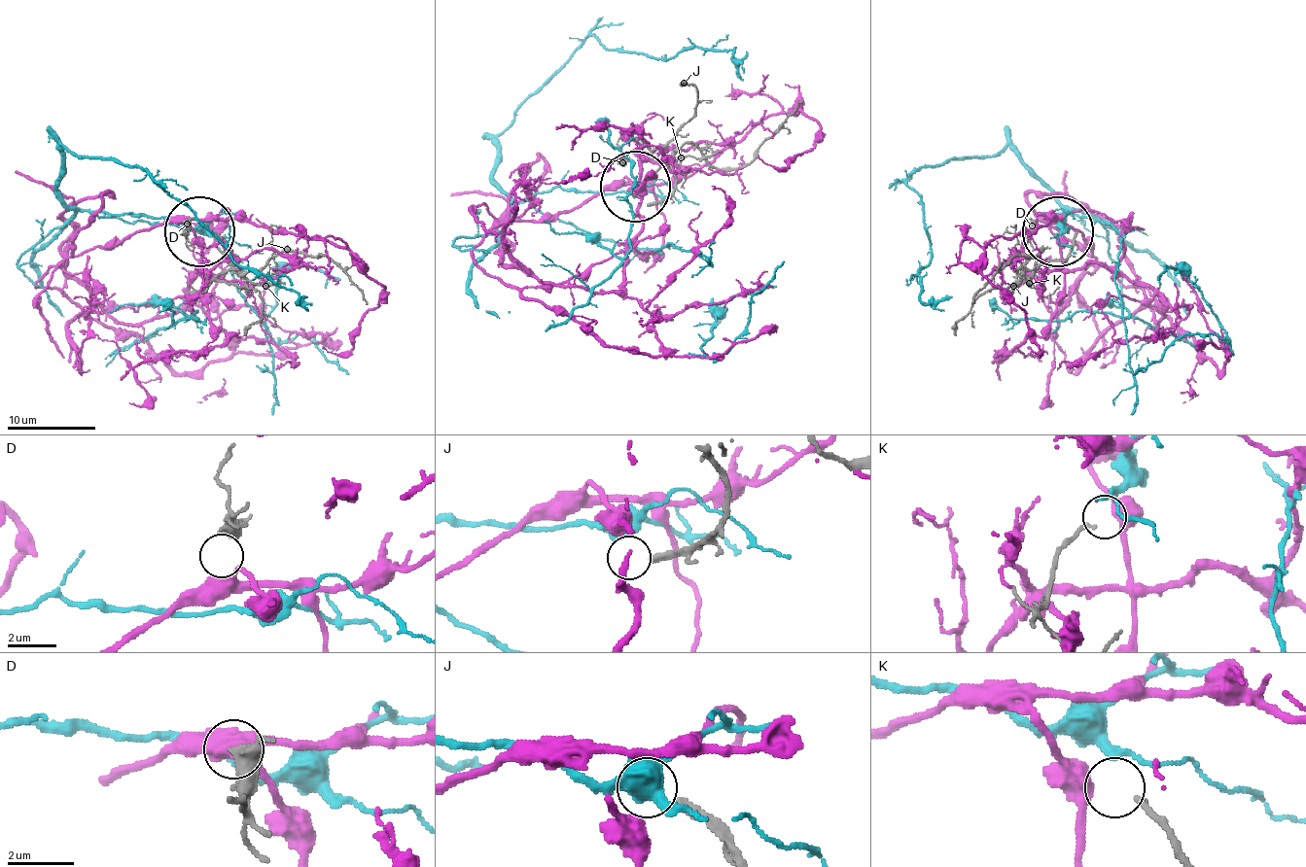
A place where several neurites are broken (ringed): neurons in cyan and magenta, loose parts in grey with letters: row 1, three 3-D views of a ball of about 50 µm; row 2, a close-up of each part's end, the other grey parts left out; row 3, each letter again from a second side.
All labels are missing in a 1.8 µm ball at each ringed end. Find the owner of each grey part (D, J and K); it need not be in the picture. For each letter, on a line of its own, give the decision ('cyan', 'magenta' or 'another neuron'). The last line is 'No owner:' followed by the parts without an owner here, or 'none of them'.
D: magenta
J: another neuron
K: cyan
No owner: J

